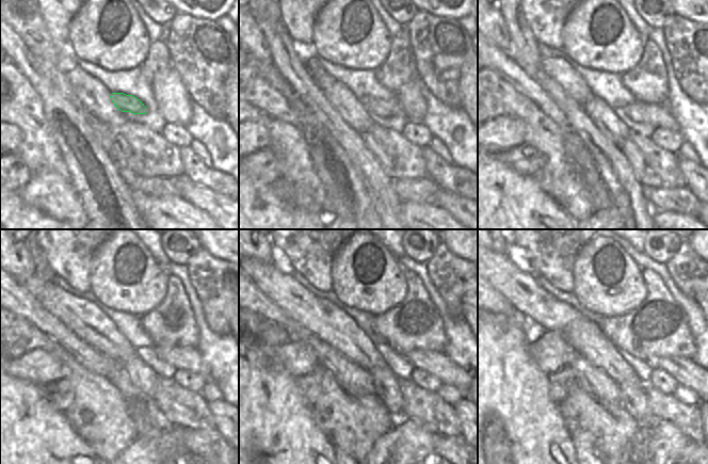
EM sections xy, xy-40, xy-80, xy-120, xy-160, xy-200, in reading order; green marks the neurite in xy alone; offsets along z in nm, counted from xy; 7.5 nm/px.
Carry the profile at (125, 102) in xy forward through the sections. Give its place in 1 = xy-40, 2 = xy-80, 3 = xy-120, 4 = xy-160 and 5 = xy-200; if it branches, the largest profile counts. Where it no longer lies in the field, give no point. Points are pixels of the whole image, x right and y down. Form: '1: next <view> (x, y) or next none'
1: next xy-40 (376, 107)
2: next xy-80 (655, 115)
3: next xy-120 (189, 358)
4: next xy-160 (437, 364)
5: next xy-200 (687, 372)

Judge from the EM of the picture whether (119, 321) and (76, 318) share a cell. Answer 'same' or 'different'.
different

